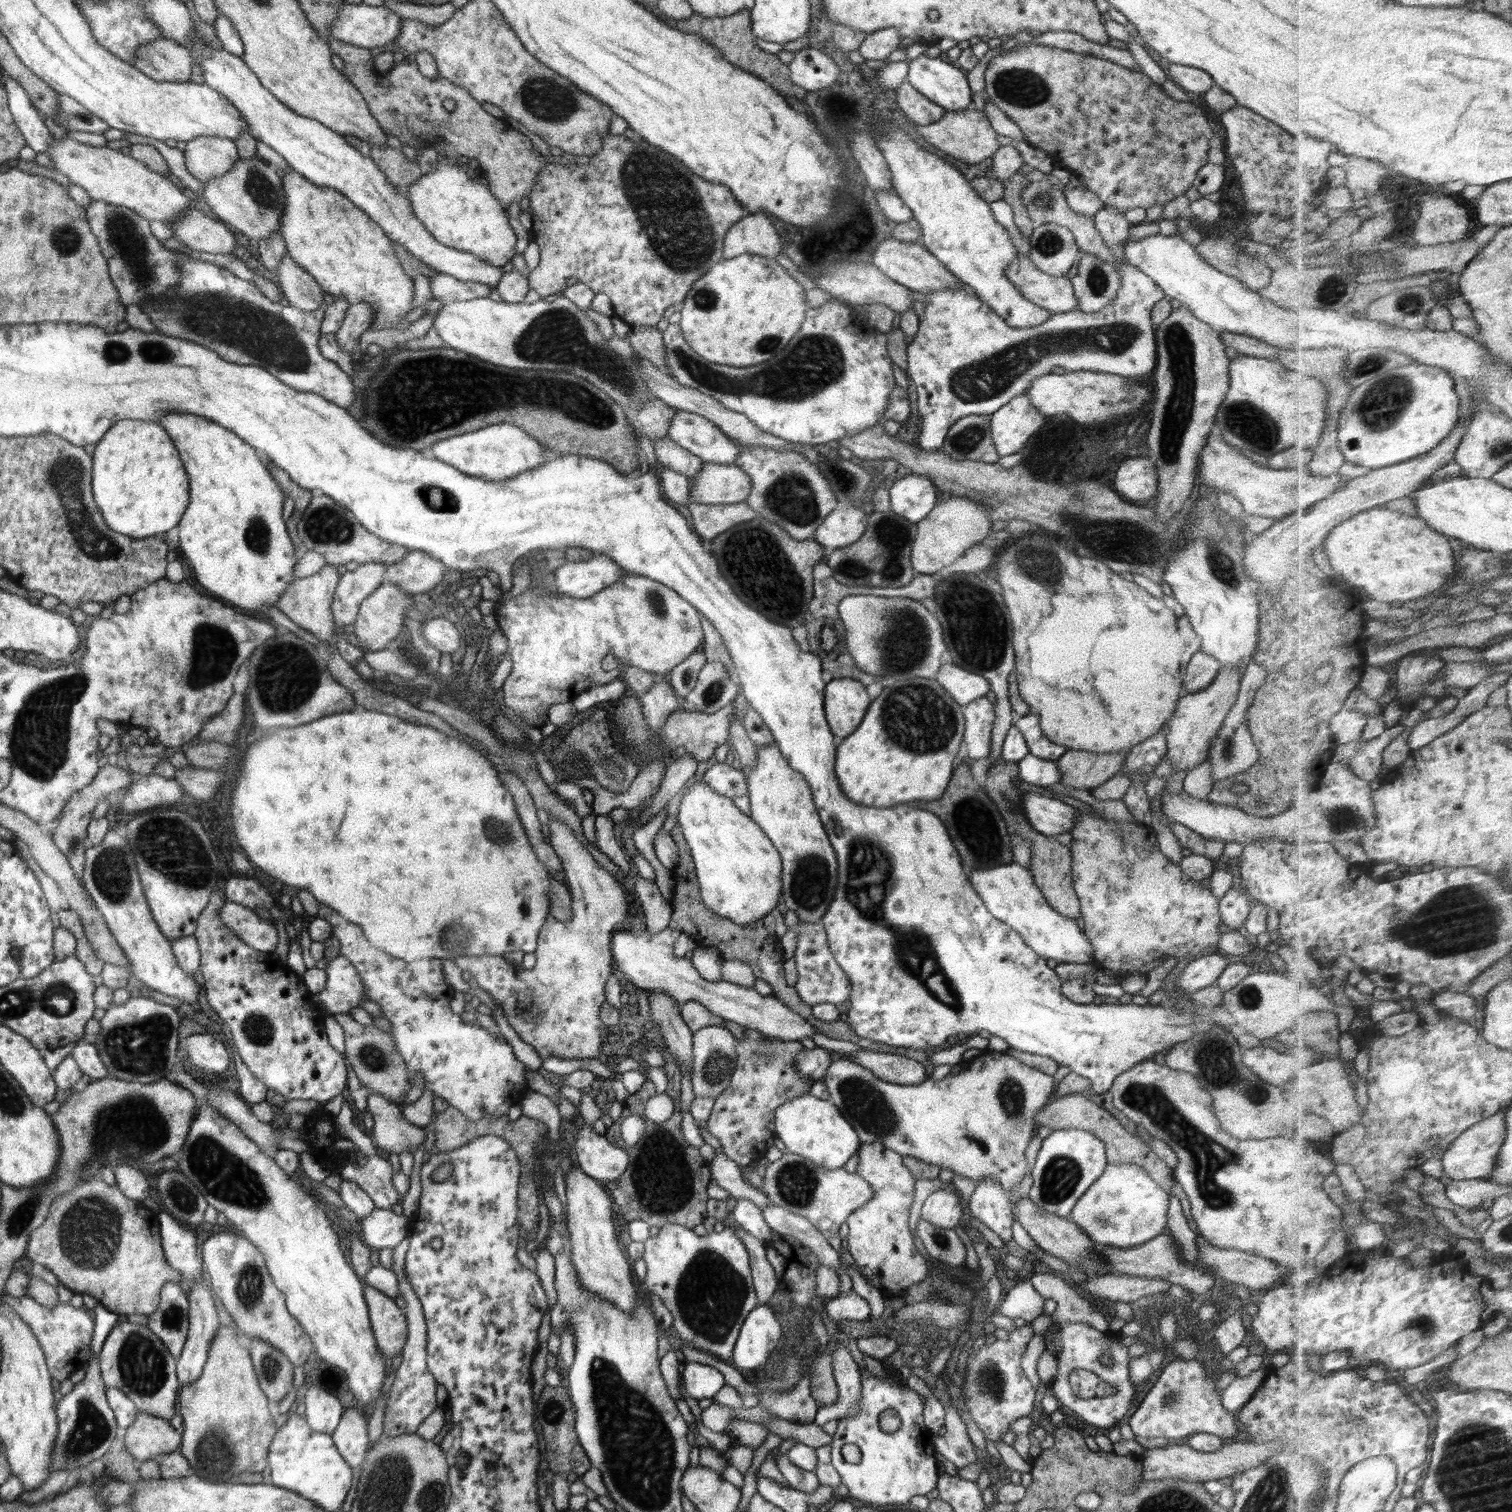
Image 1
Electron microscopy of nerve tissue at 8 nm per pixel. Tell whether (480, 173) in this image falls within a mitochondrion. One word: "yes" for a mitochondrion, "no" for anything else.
no

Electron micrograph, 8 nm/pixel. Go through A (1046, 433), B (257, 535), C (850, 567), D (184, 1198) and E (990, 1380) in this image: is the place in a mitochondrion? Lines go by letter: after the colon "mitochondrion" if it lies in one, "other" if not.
A: other
B: mitochondrion
C: mitochondrion
D: mitochondrion
E: mitochondrion

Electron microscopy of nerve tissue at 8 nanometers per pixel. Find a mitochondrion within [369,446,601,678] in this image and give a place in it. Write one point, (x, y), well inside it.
(440, 498)

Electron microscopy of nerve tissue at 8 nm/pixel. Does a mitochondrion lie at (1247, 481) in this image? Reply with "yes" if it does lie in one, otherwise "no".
no

